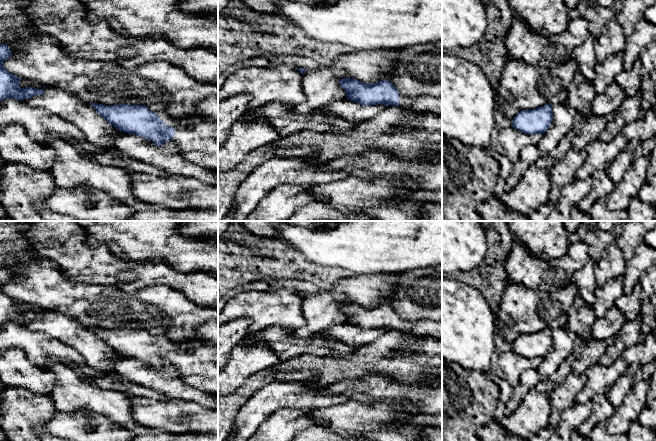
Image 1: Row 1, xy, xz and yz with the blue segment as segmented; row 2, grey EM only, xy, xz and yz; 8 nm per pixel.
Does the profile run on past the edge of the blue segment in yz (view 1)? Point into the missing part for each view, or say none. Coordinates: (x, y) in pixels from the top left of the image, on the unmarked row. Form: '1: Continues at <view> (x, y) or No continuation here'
1: No continuation here

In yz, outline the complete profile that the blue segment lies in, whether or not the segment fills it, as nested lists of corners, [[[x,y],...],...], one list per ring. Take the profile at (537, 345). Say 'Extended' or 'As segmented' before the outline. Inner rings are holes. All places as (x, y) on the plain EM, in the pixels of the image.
As segmented. [[[545,328],[533,334],[520,335],[512,344],[512,350],[525,358],[544,358],[552,344],[552,330]]]

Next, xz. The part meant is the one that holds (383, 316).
Extended. [[[342,302],[339,307],[346,316],[347,324],[363,330],[394,329],[413,336],[432,336],[442,339],[442,320],[405,320],[387,304],[367,308],[354,302]]]

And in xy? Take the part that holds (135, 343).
Extended. [[[90,327],[96,336],[116,353],[149,363],[161,371],[166,365],[173,365],[181,374],[182,380],[206,393],[218,395],[218,346],[208,342],[190,341],[178,346],[166,335],[150,335],[146,329],[106,330]]]

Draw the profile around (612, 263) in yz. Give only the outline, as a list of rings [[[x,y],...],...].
[[[615,243],[610,244],[603,253],[602,258],[595,265],[595,278],[597,286],[603,286],[606,281],[624,274],[626,260]]]

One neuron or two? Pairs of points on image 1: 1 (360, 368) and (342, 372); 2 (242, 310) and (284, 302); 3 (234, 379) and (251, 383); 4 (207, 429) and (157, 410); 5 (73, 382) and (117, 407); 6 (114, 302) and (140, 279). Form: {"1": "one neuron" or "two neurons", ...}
{"1": "one neuron", "2": "one neuron", "3": "two neurons", "4": "one neuron", "5": "one neuron", "6": "two neurons"}

